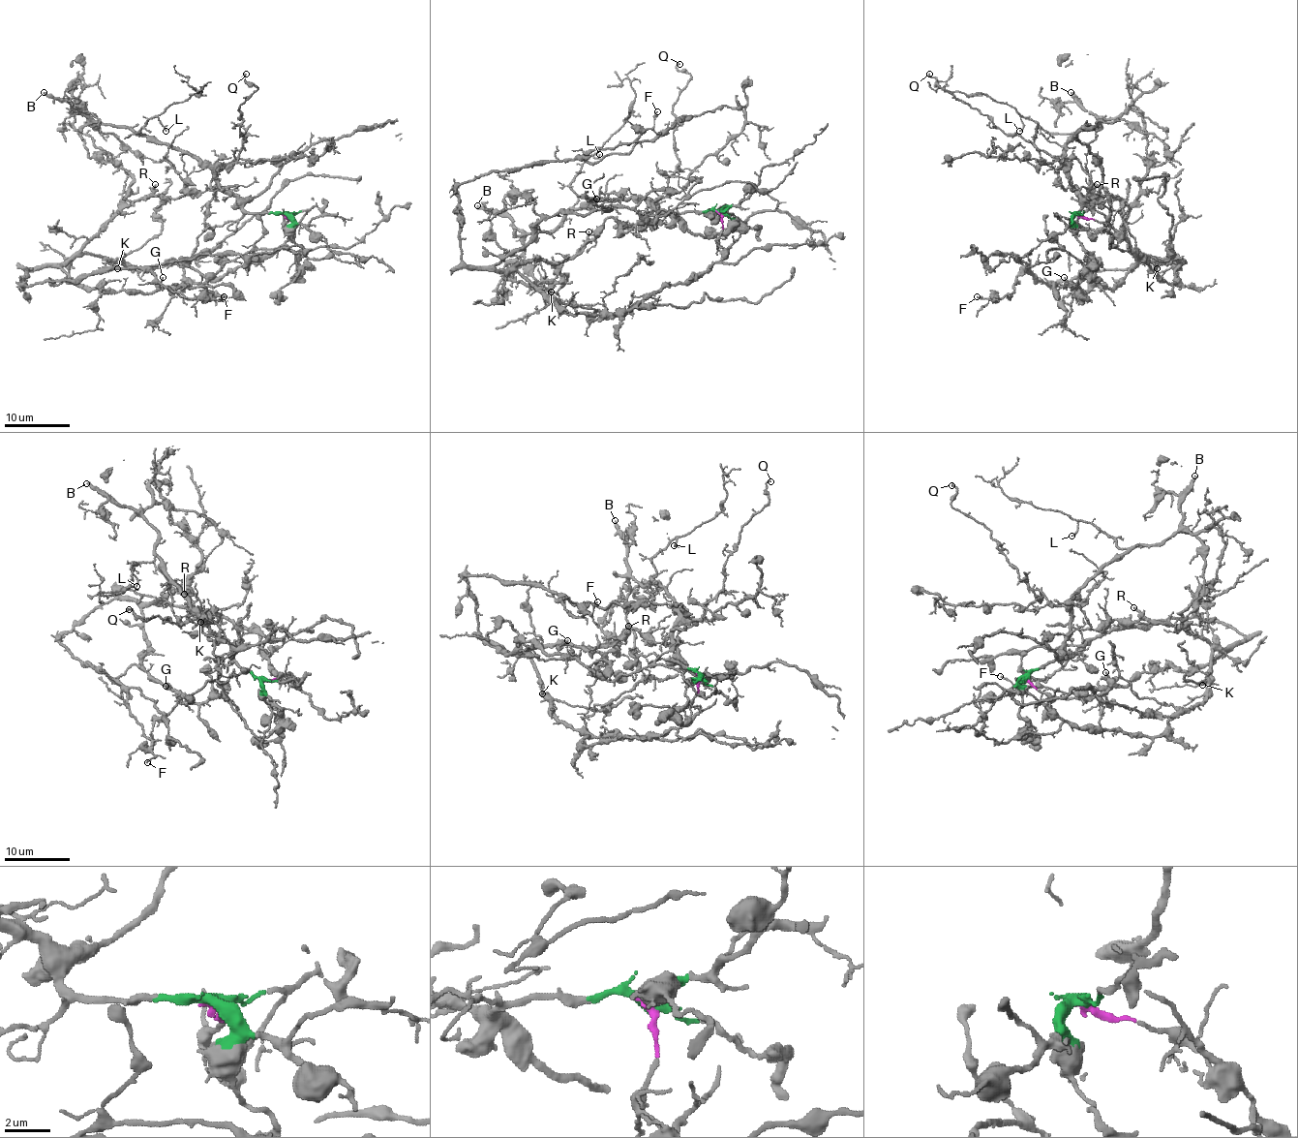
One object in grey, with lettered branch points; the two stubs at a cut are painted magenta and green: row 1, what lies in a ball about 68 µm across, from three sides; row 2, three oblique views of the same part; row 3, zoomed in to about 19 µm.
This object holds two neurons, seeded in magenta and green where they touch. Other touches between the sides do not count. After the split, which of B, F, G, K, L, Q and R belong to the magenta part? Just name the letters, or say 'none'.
F, G, K, R

